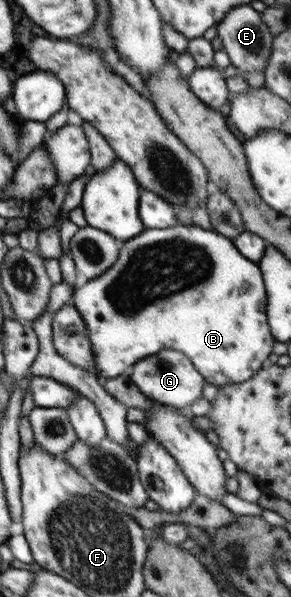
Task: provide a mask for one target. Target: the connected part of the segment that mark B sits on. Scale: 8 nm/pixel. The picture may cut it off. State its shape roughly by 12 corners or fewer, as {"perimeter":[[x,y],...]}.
{"perimeter":[[145,228],[75,287],[96,377],[160,350],[250,380],[274,338],[258,262]]}

